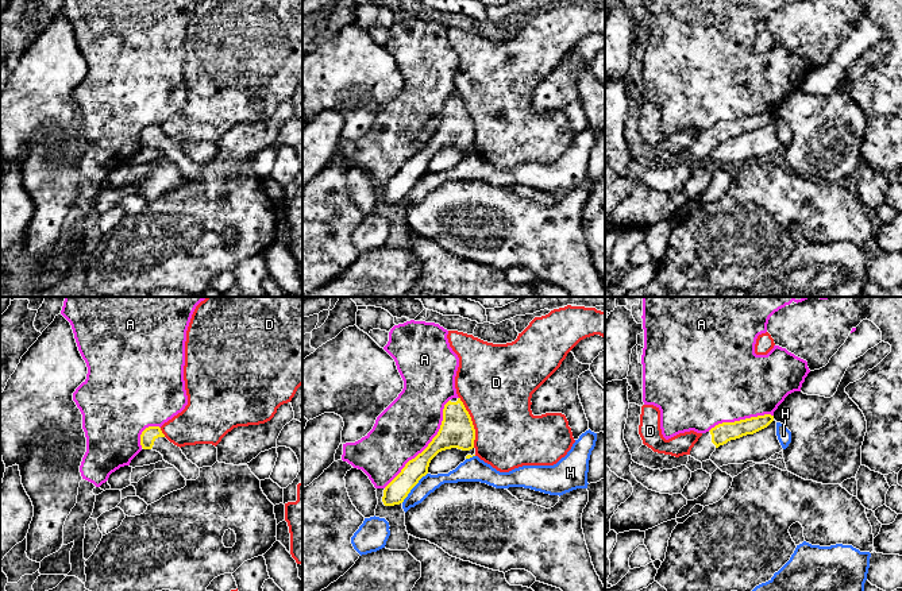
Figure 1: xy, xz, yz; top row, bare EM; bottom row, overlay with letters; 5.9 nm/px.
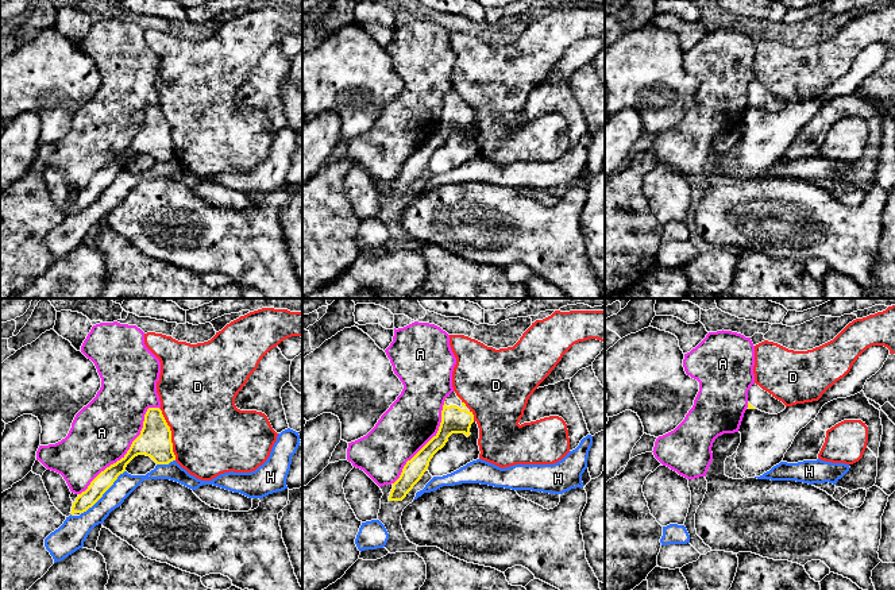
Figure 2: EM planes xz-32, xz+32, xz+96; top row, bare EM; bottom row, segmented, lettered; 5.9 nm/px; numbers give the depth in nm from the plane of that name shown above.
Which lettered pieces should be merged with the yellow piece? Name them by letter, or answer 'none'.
none

